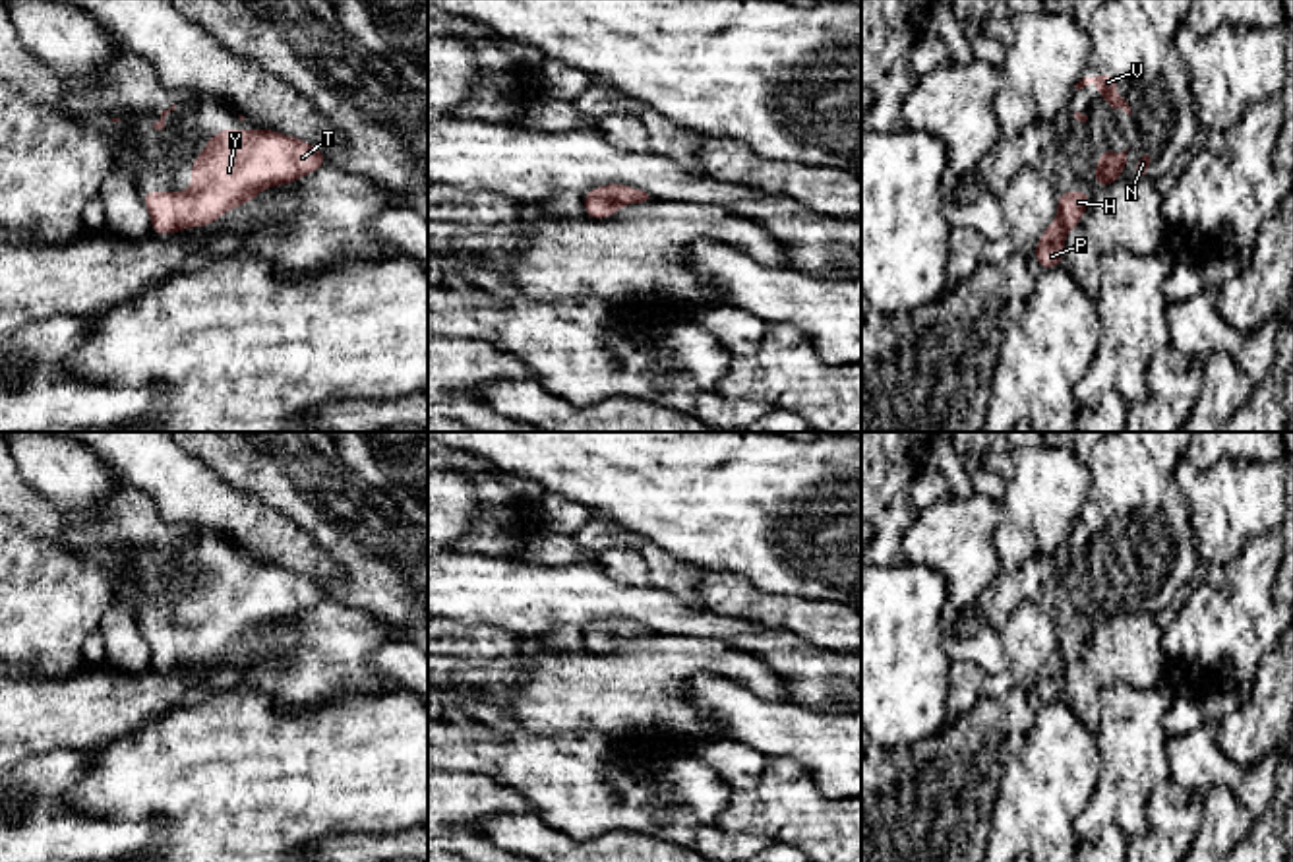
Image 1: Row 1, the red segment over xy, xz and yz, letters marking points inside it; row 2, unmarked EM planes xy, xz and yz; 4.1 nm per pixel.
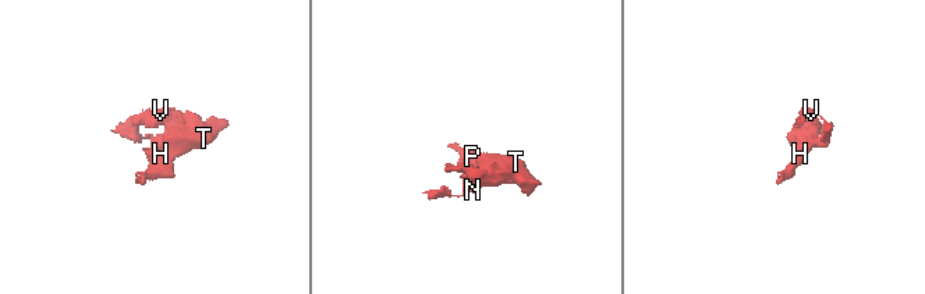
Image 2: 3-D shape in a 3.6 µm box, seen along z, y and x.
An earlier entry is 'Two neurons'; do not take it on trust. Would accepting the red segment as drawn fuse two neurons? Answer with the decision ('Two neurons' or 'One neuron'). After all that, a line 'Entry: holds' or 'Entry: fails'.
One neuron
Entry: fails

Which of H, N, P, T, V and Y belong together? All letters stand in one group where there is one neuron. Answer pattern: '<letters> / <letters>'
H N P T V Y

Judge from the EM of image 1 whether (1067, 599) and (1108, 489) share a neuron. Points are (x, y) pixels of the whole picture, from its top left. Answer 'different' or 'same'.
same

